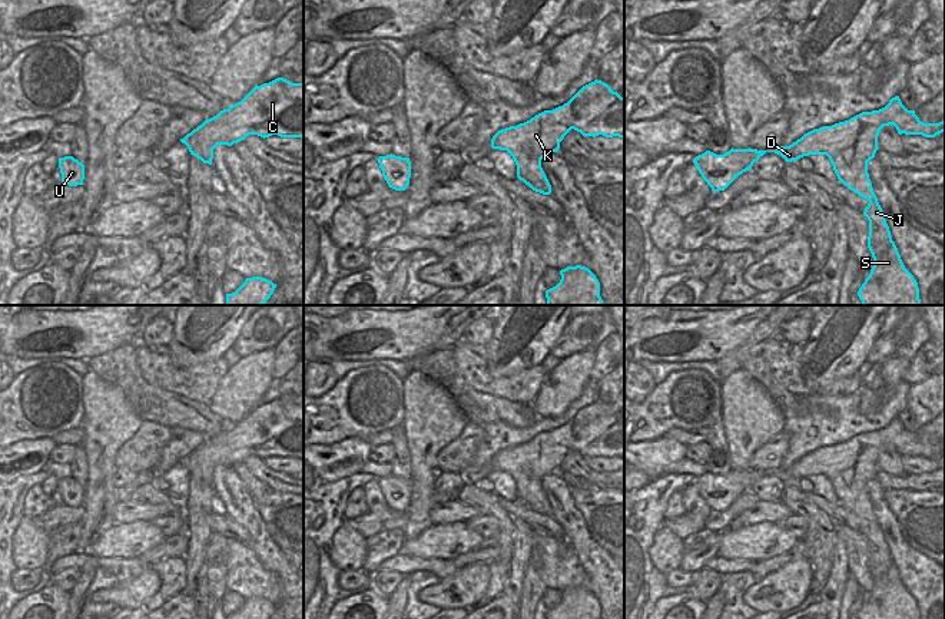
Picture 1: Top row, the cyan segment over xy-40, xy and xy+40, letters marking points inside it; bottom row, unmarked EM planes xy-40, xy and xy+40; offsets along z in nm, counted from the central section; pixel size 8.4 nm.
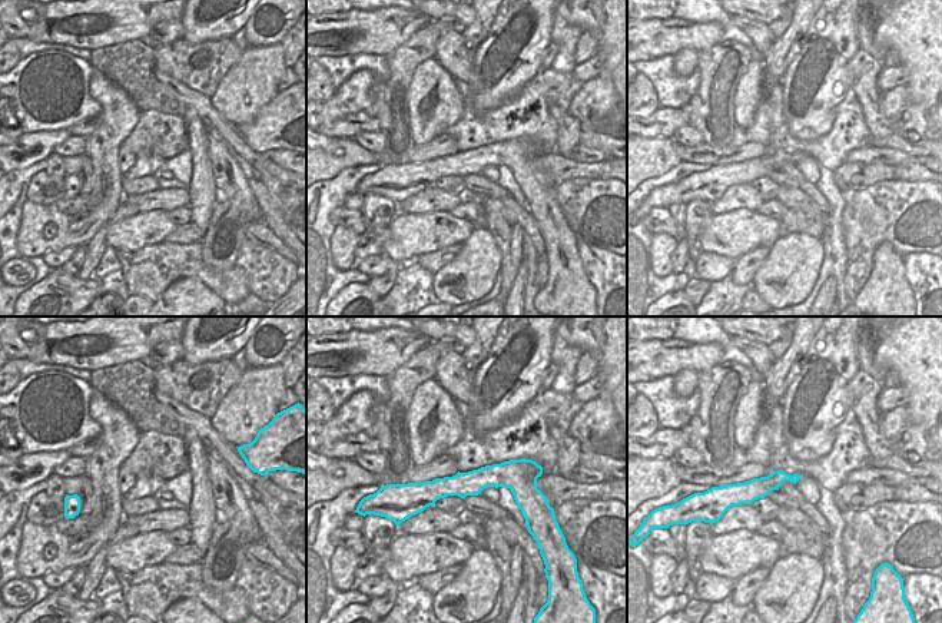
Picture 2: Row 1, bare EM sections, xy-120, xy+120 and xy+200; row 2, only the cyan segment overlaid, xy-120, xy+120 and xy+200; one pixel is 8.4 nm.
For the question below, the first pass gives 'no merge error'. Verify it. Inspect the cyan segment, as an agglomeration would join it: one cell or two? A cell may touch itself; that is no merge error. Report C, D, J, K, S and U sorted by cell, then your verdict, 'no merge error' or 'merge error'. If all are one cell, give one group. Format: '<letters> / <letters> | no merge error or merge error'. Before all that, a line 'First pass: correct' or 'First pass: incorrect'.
First pass: correct
C D J K S U | no merge error

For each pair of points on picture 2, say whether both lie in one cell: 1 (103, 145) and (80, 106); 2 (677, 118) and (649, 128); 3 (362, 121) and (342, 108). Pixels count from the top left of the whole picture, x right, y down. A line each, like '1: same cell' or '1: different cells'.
1: different cells
2: same cell
3: different cells

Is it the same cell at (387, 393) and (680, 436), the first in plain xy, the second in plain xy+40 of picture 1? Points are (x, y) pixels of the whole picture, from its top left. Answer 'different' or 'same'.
different

